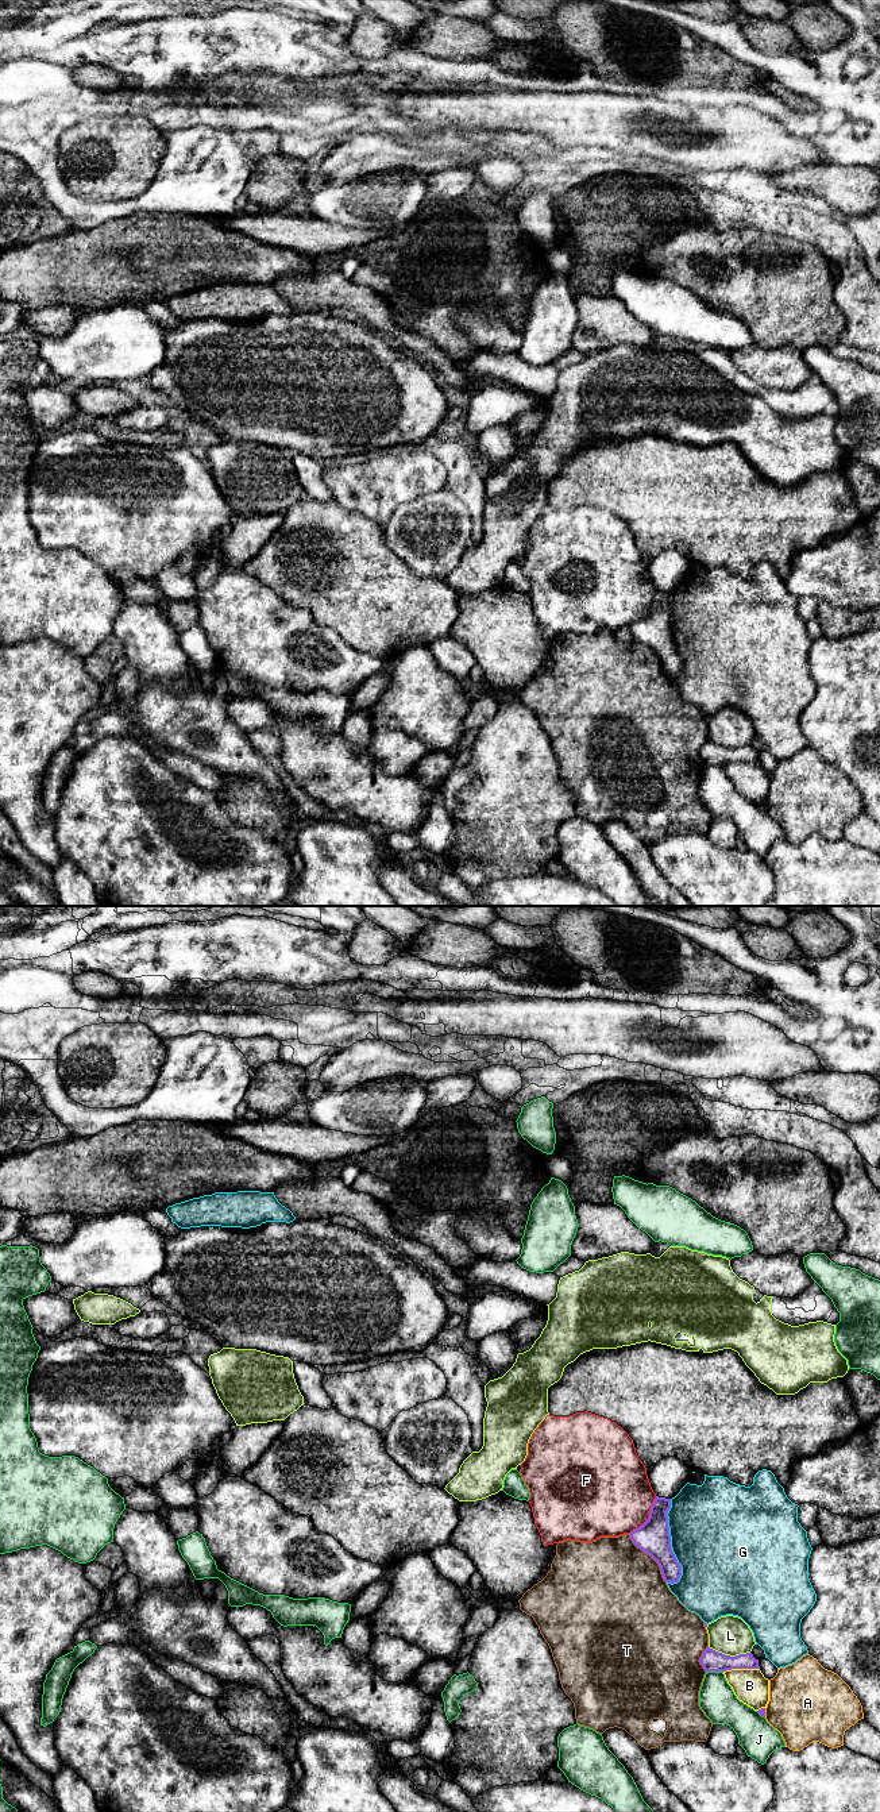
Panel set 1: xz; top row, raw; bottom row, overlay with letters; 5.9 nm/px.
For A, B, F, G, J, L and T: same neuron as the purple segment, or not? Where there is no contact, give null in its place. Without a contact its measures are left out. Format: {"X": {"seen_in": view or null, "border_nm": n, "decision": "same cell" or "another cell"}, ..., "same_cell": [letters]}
{"A": {"seen_in": "xz", "border_nm": 60, "decision": "another cell"}, "B": {"seen_in": "xz", "border_nm": 220, "decision": "another cell"}, "F": {"seen_in": "xz", "border_nm": 280, "decision": "another cell"}, "G": {"seen_in": "xz", "border_nm": 500, "decision": "another cell"}, "J": {"seen_in": "xz", "border_nm": 110, "decision": "another cell"}, "L": {"seen_in": "xz", "border_nm": 260, "decision": "another cell"}, "T": {"seen_in": "xz", "border_nm": 380, "decision": "another cell"}, "same_cell": []}

